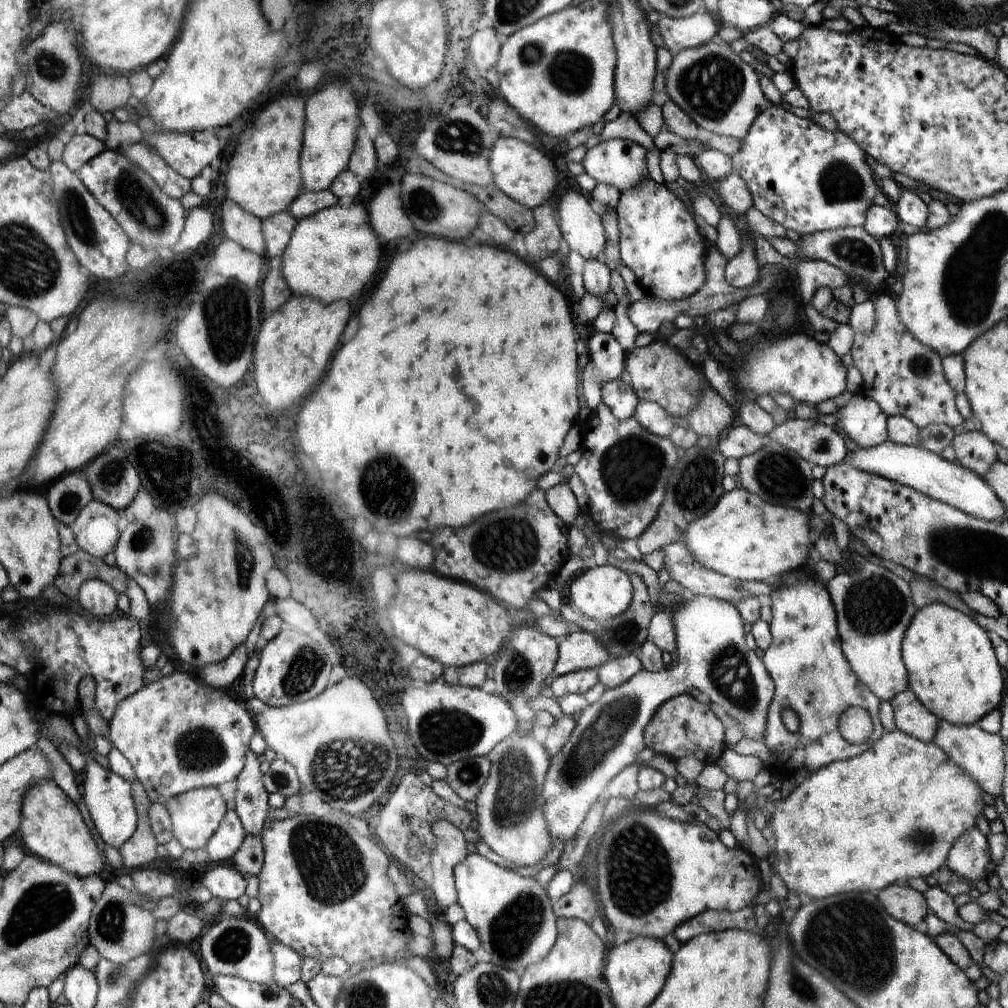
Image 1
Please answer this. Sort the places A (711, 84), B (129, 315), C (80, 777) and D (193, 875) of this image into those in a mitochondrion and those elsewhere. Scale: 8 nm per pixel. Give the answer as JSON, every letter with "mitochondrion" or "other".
{"A":"mitochondrion","B":"other","C":"other","D":"other"}

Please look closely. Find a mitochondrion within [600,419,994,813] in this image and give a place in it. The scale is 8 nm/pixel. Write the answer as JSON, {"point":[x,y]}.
{"point":[872,608]}

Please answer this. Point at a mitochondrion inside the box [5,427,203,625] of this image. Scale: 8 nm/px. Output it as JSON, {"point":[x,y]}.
{"point":[66,501]}

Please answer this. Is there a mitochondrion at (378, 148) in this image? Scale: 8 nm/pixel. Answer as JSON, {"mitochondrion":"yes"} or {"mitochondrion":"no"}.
{"mitochondrion":"no"}

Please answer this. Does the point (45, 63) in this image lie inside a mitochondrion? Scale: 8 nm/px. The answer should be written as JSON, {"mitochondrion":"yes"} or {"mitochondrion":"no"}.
{"mitochondrion":"yes"}

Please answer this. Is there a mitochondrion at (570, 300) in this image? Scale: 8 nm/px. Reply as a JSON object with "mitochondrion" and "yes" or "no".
{"mitochondrion":"no"}

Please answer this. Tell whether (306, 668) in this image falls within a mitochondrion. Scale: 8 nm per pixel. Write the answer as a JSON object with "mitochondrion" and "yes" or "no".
{"mitochondrion":"yes"}

